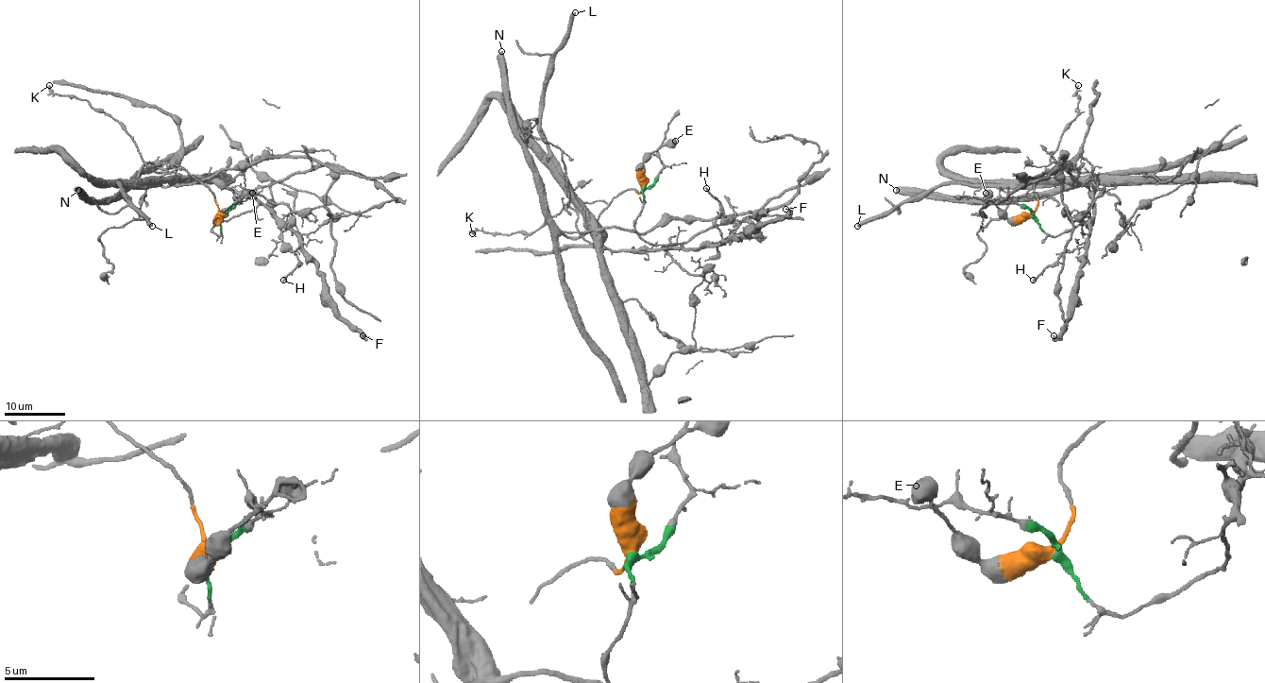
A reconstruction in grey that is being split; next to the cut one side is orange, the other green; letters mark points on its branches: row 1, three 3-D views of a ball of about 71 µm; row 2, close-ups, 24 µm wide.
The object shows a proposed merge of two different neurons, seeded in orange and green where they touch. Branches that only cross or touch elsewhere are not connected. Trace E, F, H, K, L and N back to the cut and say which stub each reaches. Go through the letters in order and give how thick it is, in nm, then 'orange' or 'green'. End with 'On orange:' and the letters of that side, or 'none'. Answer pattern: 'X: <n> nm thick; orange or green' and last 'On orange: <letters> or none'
E: 700 nm thick; orange
F: 170 nm thick; green
H: 280 nm thick; green
K: 60 nm thick; green
L: 440 nm thick; green
N: 600 nm thick; orange
On orange: E, N

